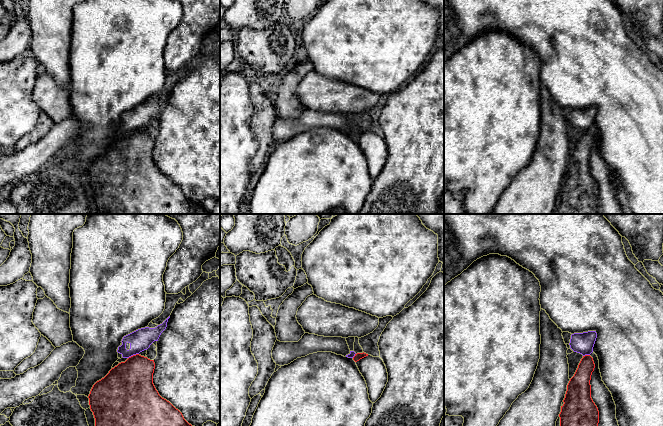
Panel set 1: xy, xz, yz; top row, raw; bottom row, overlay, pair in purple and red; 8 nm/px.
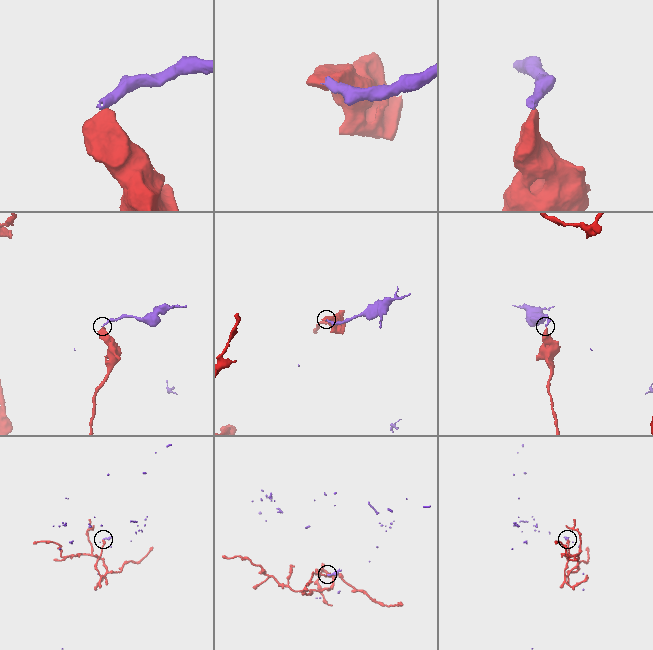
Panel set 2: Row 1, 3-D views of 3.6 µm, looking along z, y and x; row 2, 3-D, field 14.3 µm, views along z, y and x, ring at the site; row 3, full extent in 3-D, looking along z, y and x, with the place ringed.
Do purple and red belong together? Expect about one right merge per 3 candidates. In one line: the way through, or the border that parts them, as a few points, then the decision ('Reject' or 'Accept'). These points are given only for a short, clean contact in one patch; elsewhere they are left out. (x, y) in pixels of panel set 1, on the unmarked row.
Boundary: xy (138, 129), (128, 134). Reject

